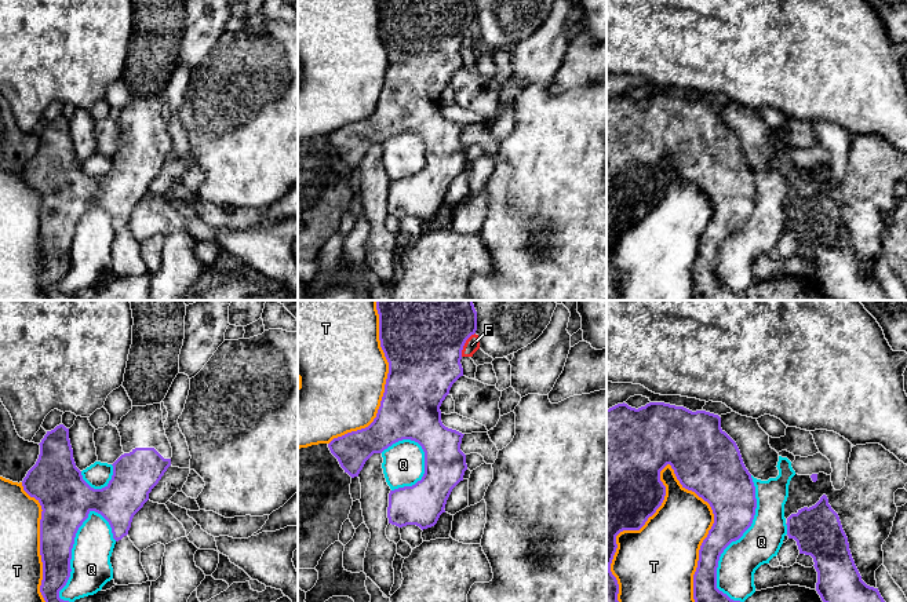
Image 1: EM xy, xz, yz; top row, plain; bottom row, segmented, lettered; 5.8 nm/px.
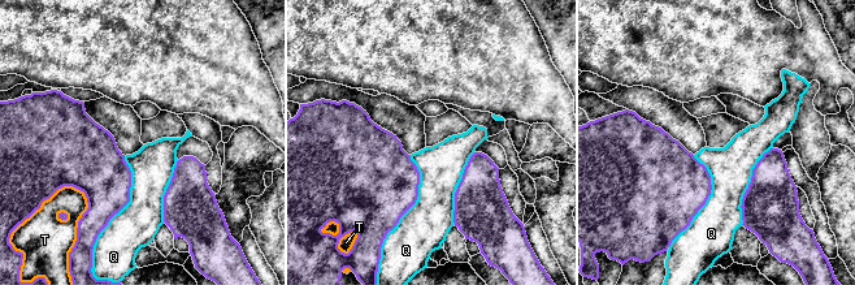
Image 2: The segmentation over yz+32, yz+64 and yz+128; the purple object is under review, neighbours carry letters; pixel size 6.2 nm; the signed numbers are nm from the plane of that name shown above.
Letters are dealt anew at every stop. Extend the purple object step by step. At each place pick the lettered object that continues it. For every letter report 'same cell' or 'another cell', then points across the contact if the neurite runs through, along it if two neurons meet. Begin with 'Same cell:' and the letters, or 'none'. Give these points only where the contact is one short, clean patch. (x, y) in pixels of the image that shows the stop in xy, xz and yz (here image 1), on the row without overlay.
Same cell: none
F: another cell
Q: another cell
T: another cell

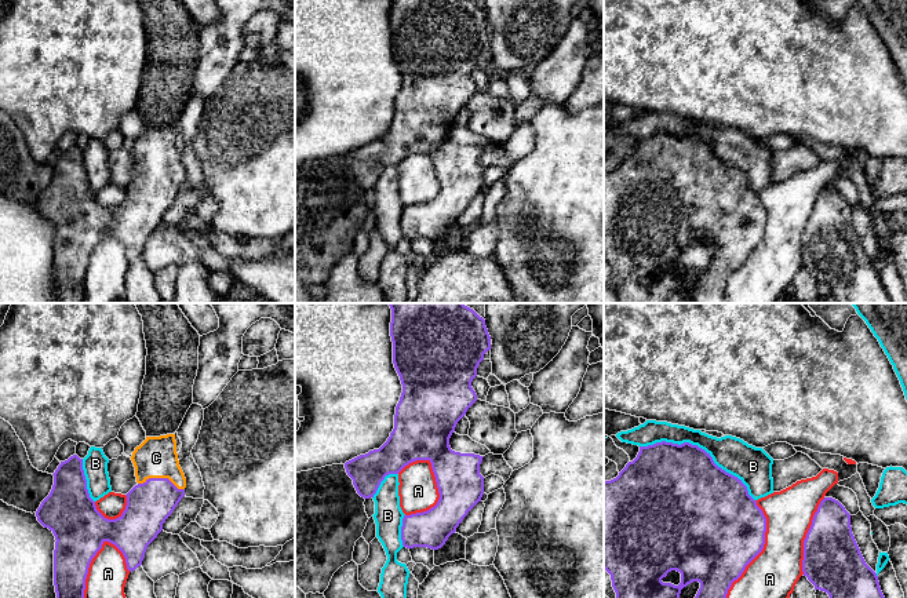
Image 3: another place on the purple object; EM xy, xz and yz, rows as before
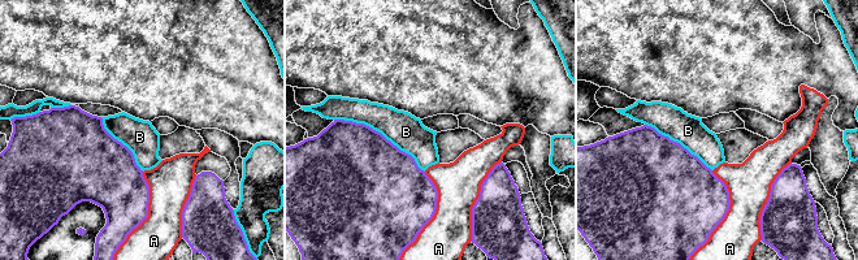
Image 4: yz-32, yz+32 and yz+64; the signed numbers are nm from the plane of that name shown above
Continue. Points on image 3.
Same cell: C
A: another cell
B: another cell
C: same cell; way xy (149, 196), (161, 177), (161, 170), (157, 164), (156, 149)

